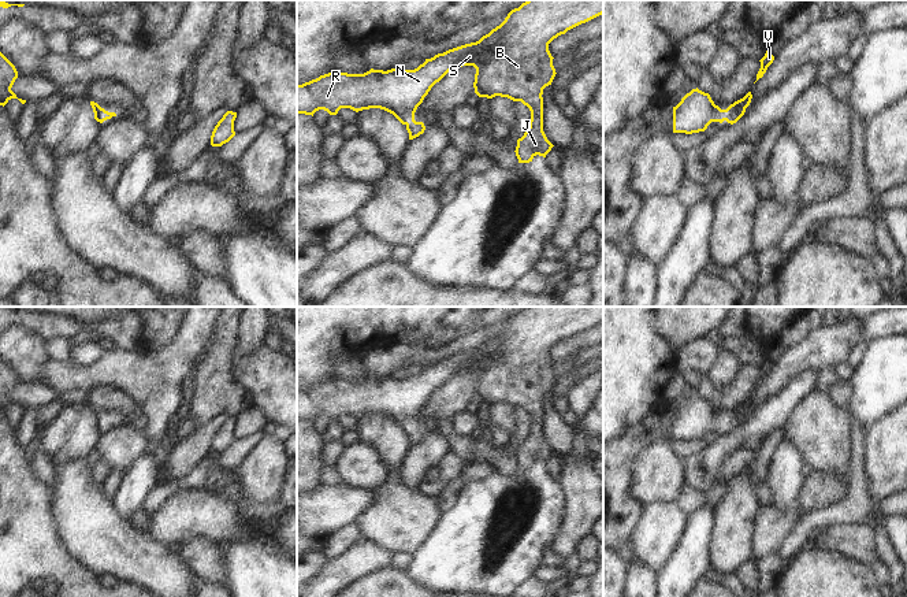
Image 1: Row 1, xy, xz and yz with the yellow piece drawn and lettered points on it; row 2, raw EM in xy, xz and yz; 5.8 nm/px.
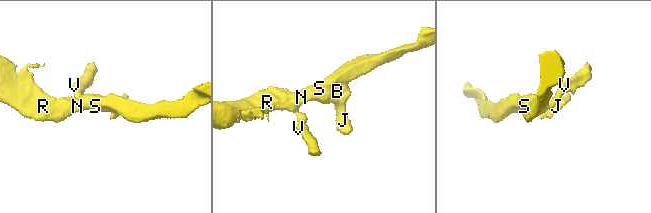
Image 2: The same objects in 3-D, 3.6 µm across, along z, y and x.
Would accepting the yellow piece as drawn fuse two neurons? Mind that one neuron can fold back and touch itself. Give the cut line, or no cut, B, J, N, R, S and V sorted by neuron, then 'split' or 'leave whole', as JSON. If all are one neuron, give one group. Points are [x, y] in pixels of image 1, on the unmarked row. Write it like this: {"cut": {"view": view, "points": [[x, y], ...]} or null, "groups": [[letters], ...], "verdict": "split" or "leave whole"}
{"cut": null, "groups": [["B", "J", "N", "R", "S", "V"]], "verdict": "leave whole"}

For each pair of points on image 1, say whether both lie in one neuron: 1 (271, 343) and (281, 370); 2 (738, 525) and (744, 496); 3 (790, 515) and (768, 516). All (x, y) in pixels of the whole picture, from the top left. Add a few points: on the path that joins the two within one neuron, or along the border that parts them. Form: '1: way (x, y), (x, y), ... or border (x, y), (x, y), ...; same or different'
1: border (264, 345), (278, 351); different
2: way (738, 518), (742, 503); same
3: way (784, 516), (773, 516); same

